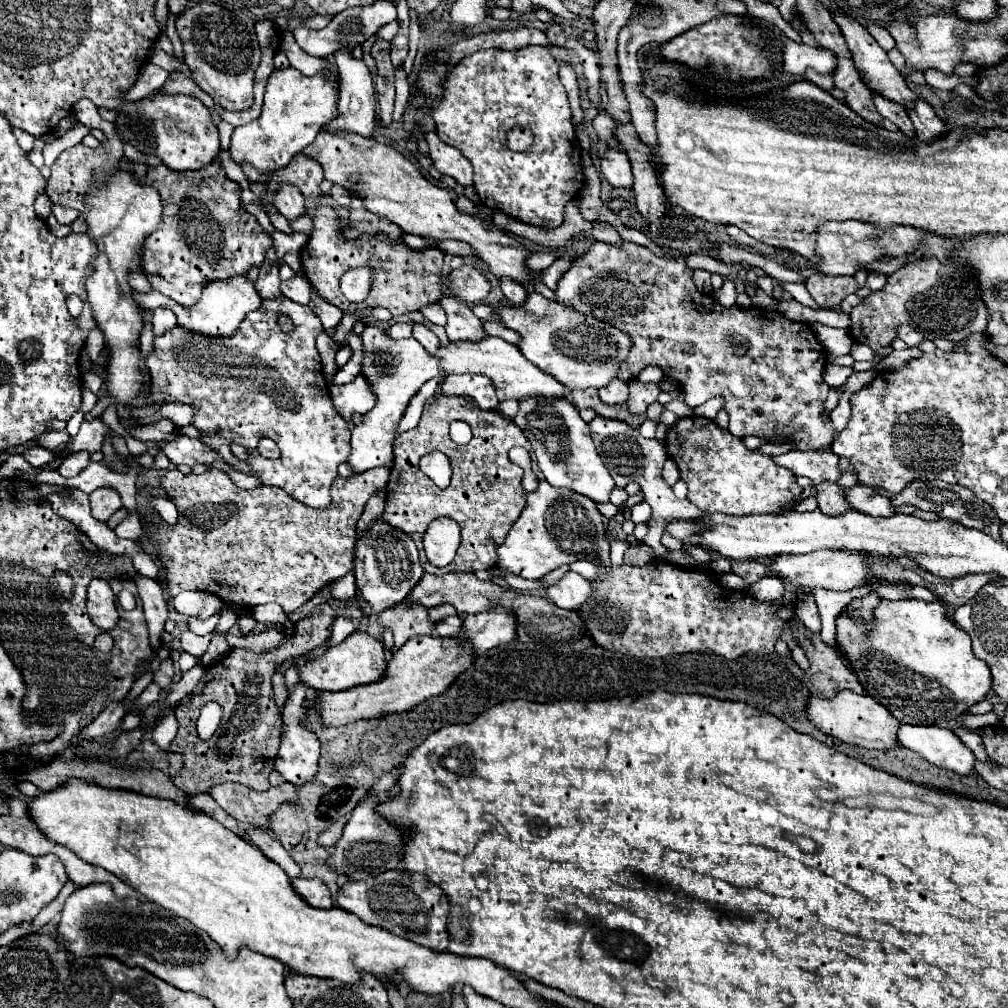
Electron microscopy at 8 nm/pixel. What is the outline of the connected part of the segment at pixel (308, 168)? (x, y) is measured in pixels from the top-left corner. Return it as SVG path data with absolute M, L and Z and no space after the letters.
M296 154L286 168L276 170L272 174L272 180L266 184L266 192L260 196L260 204L262 204L262 208L266 204L272 204L272 200L282 184L296 186L304 194L306 200L320 200L322 182L324 182L322 166L316 160L312 160L310 156Z

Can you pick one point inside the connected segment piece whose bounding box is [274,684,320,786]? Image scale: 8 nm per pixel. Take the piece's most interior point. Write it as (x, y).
(297, 760)

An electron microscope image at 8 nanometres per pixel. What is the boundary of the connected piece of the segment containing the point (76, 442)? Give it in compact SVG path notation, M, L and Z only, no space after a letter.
M94 418L90 422L82 422L80 432L76 436L70 436L68 444L66 444L66 456L74 454L74 452L98 452L100 444L102 444L102 436L104 436L104 428L106 424L100 418Z

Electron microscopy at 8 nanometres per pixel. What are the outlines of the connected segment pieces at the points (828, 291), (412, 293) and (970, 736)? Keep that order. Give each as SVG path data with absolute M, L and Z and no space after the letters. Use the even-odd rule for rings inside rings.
M812 274L806 280L806 288L814 302L820 308L834 308L842 302L844 296L854 294L858 284L854 276L828 276L828 274Z
M320 204L316 208L314 214L314 230L310 234L308 246L300 252L302 258L302 270L306 274L306 278L310 280L312 288L328 302L332 302L334 306L338 306L342 312L360 312L366 308L374 308L374 306L382 306L388 308L394 316L398 314L408 314L412 310L420 310L426 304L438 302L442 292L442 284L440 284L440 276L442 276L442 266L444 266L444 252L440 248L426 248L426 250L412 250L404 244L404 240L392 244L392 240L384 240L384 238L376 238L376 236L364 236L364 240L358 240L356 244L344 240L344 236L340 236L338 230L338 214L334 208ZM372 260L376 260L376 276L374 276L374 284L372 284L372 292L370 296L360 302L360 304L352 304L348 302L338 286L340 276L354 266L360 264L372 264Z
M958 726L958 728L954 728L954 730L956 730L956 736L960 736L960 738L962 738L962 742L964 742L972 752L974 752L976 760L986 762L986 764L996 764L992 758L988 758L988 756L986 756L986 750L984 750L982 738L980 738L980 734L978 734L978 732L966 730L966 728L962 728L962 726Z

